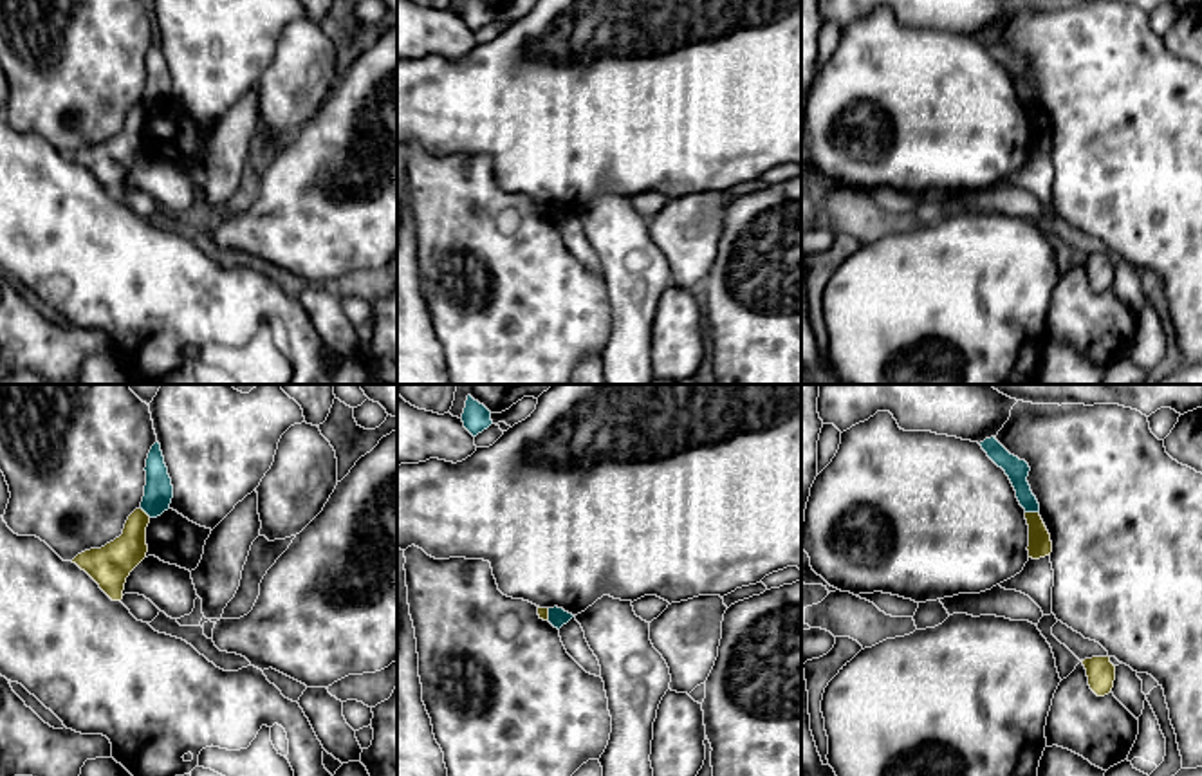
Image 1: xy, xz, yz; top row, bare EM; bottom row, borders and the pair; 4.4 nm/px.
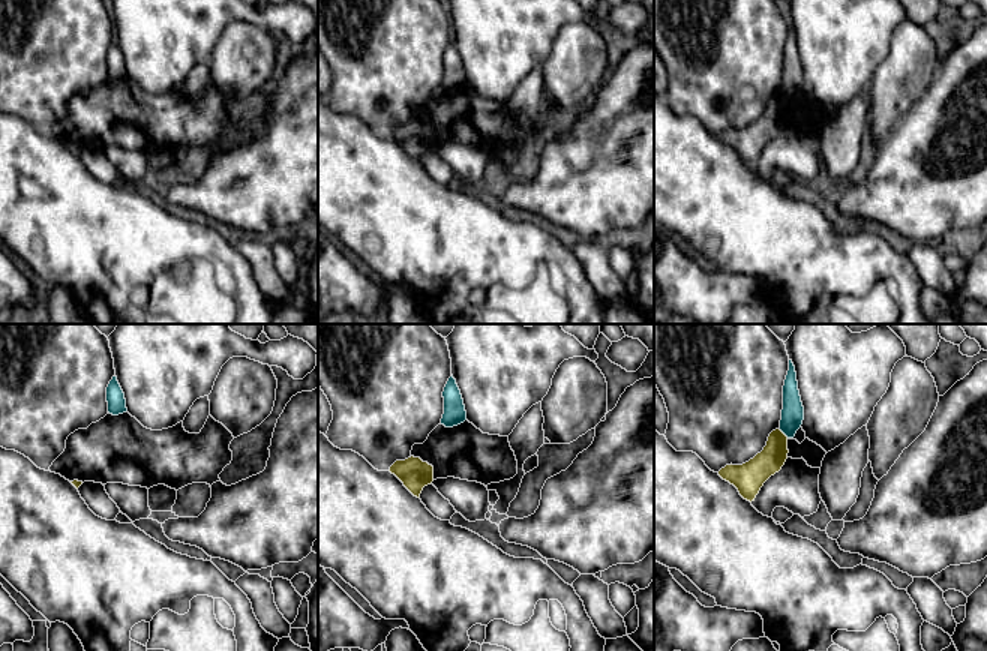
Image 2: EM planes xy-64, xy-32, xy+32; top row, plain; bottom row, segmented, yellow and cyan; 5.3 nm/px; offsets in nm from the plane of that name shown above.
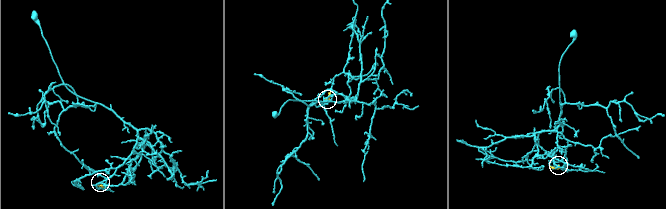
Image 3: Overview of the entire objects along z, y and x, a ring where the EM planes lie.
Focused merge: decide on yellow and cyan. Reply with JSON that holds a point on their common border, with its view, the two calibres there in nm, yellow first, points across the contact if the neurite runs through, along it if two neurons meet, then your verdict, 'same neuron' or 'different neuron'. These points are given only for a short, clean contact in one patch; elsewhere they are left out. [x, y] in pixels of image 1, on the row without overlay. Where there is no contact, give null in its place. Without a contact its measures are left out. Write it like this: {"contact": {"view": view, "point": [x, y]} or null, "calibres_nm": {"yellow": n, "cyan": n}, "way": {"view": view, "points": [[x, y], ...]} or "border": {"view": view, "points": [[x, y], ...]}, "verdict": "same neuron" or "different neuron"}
{"contact": {"view": "yz", "point": [1033, 109]}, "calibres_nm": {"yellow": 110, "cyan": 100}, "border": {"view": "yz", "points": [[1026, 107], [1038, 109]]}, "verdict": "different neuron"}

